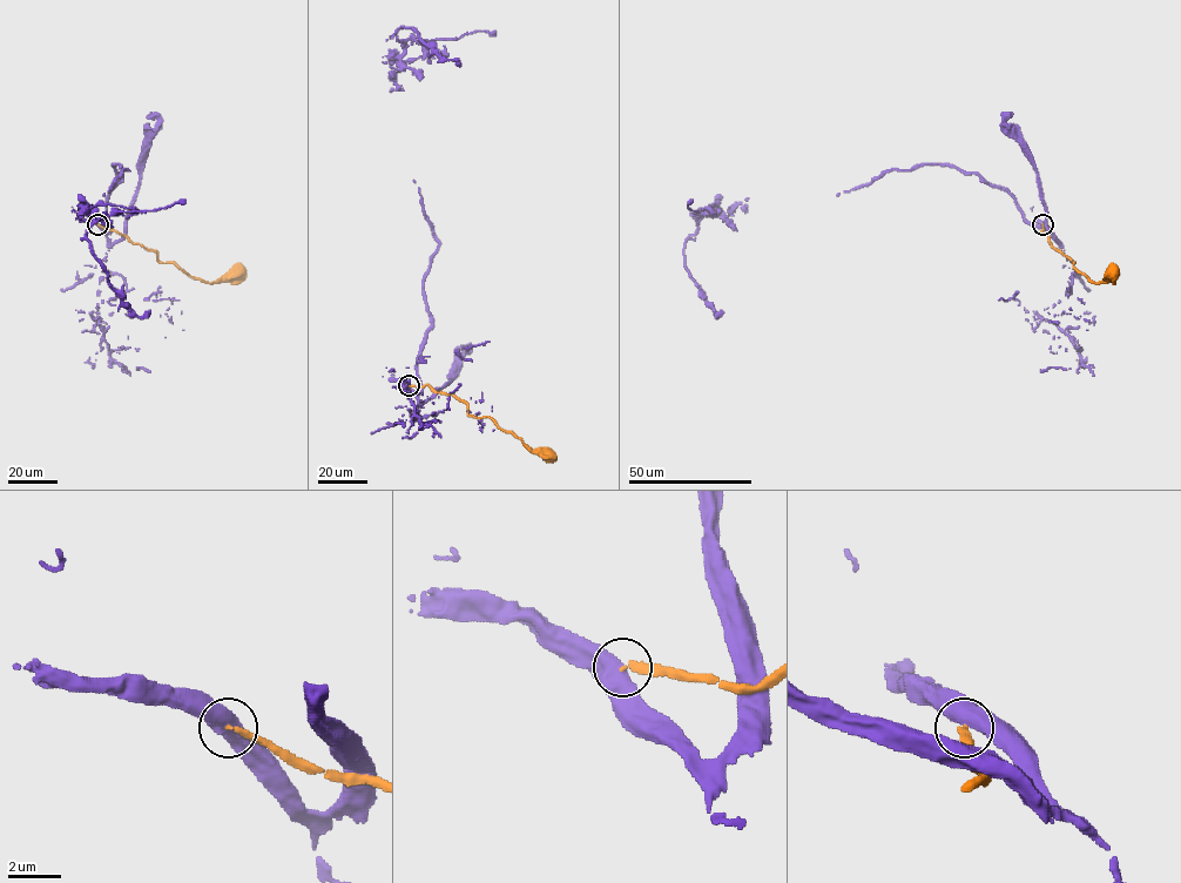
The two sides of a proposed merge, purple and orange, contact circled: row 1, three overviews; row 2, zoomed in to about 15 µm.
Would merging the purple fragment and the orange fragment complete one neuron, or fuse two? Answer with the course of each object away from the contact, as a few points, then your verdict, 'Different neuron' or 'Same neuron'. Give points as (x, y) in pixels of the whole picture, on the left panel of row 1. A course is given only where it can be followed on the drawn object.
Course of purple: (98, 224), (109, 230), (119, 164), (108, 227), (93, 214), (86, 238), (121, 301), (149, 310). Course of orange: (98, 224), (154, 250), (160, 262), (175, 263), (195, 278), (214, 282), (231, 280), (238, 274). Different neuron

